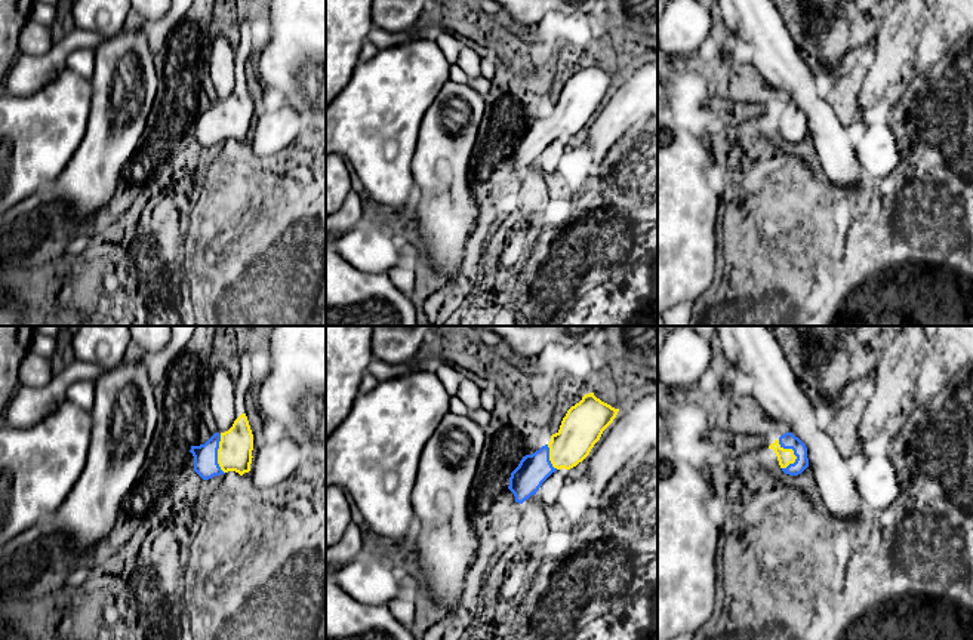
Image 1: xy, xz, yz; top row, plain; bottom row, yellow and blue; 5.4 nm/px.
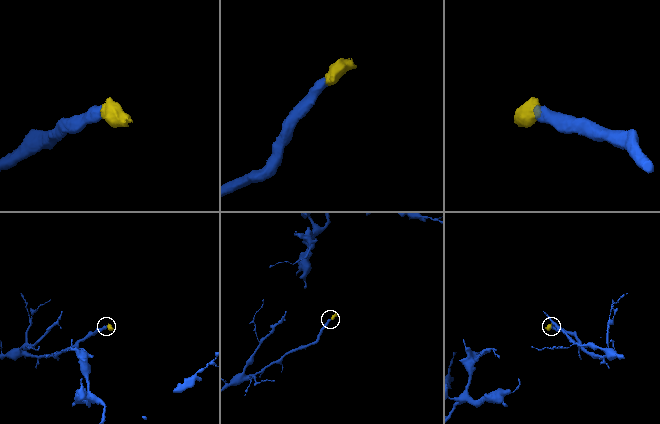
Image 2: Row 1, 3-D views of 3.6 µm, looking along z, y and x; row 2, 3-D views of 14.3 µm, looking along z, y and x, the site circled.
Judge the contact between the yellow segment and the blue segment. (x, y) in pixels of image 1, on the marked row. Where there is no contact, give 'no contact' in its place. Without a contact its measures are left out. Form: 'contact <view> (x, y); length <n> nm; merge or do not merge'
contact yz (793, 452); length 170 nm; merge

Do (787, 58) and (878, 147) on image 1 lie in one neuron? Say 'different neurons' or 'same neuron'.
different neurons

